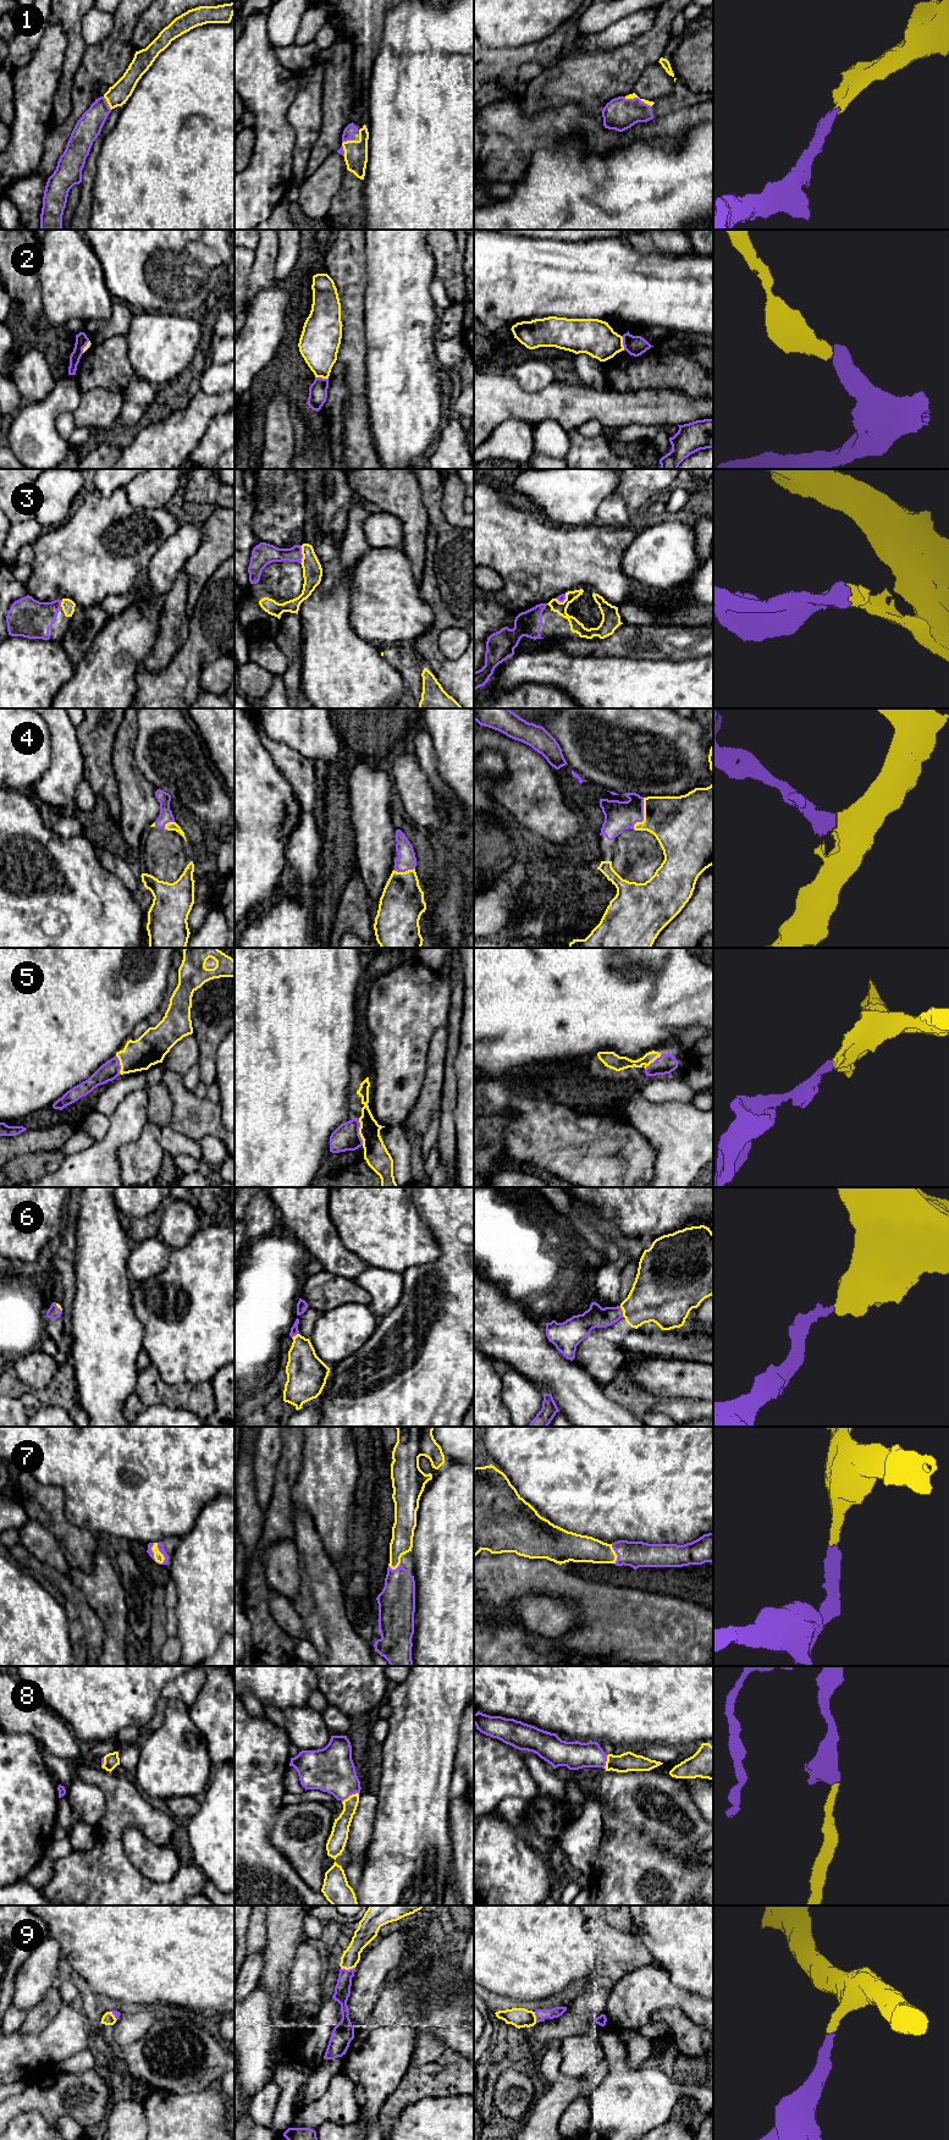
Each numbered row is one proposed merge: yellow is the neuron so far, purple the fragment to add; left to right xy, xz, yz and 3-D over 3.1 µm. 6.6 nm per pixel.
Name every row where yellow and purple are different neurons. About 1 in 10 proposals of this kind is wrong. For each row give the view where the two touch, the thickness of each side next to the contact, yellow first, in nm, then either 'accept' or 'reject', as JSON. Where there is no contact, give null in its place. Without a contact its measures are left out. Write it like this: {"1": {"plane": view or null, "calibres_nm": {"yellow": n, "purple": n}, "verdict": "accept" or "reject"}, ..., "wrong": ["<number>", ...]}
{"1": {"plane": "yz", "calibres_nm": {"yellow": 40, "purple": 220}, "verdict": "accept"}, "2": {"plane": "yz", "calibres_nm": {"yellow": 240, "purple": 130}, "verdict": "reject"}, "3": {"plane": "xz", "calibres_nm": {"yellow": 130, "purple": 150}, "verdict": "accept"}, "4": {"plane": "yz", "calibres_nm": {"yellow": 360, "purple": 190}, "verdict": "accept"}, "5": {"plane": "xz", "calibres_nm": {"yellow": 160, "purple": 180}, "verdict": "accept"}, "6": {"plane": "yz", "calibres_nm": {"yellow": 340, "purple": 140}, "verdict": "accept"}, "7": {"plane": "xy", "calibres_nm": {"yellow": 70, "purple": 50}, "verdict": "accept"}, "8": {"plane": "xz", "calibres_nm": {"yellow": 110, "purple": 300}, "verdict": "accept"}, "9": {"plane": "xz", "calibres_nm": {"yellow": 120, "purple": 110}, "verdict": "accept"}, "wrong": ["2"]}

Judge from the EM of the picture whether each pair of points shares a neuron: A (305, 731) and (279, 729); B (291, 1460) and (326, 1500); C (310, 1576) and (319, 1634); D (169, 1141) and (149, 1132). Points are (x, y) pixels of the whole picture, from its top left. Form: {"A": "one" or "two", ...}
{"A": "one", "B": "two", "C": "one", "D": "two"}

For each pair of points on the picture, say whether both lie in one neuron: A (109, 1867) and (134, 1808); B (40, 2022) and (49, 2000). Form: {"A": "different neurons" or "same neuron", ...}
{"A": "same neuron", "B": "same neuron"}

